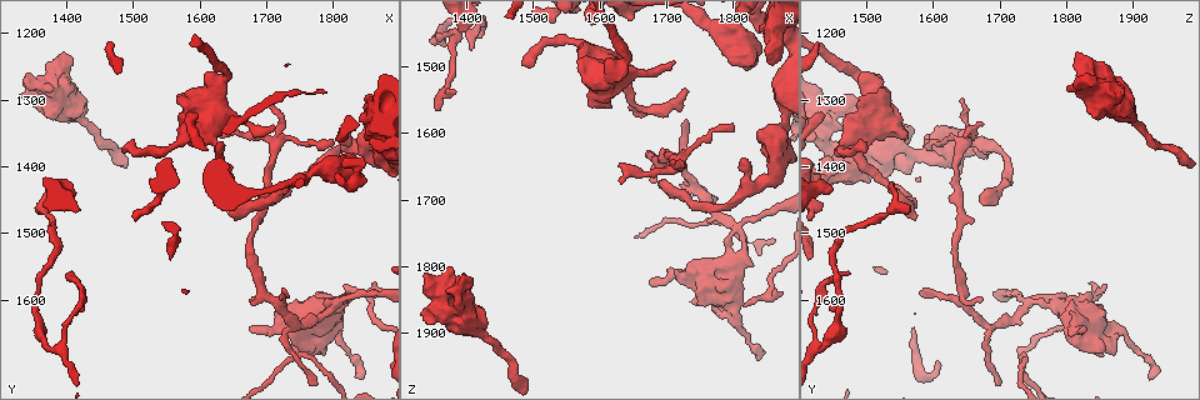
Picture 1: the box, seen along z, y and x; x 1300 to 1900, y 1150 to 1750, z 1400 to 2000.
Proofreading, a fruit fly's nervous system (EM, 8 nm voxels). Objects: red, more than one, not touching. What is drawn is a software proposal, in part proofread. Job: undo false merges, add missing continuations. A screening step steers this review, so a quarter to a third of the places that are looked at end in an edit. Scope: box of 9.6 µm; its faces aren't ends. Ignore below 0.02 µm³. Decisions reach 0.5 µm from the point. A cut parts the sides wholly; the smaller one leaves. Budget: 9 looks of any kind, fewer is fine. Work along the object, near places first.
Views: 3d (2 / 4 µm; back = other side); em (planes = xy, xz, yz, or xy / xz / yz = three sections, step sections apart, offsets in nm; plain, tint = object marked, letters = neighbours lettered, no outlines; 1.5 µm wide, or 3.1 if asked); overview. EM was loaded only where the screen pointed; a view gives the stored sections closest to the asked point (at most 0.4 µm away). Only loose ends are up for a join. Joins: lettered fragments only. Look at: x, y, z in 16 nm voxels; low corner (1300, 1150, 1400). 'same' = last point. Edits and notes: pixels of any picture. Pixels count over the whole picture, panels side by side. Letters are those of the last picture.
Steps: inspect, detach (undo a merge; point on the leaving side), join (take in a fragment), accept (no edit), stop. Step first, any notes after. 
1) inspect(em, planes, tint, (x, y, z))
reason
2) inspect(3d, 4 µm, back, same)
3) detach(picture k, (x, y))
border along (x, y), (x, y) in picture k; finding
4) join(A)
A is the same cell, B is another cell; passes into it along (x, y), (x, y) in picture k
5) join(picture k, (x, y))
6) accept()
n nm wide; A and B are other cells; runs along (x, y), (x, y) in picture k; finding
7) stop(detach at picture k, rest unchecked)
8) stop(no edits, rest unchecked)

inspect(3d, 2 µm, (1730, 1590, 1580))
thin end

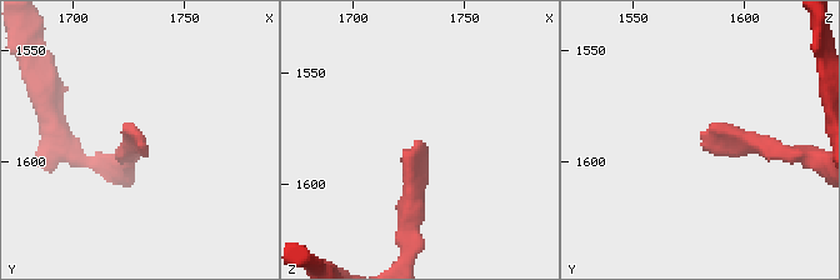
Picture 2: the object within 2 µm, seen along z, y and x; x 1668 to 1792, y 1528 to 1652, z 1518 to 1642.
inspect(em, planes, letters, (1731, 1588, 1582))

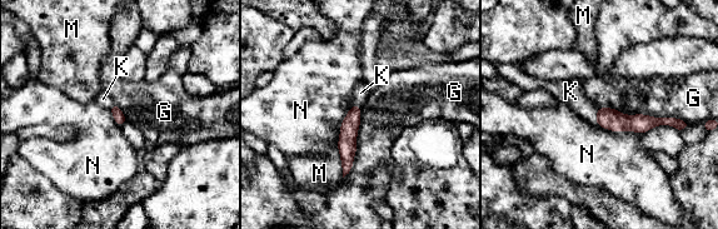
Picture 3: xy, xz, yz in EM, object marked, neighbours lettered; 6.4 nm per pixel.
join(K)
K is the same cell, G, M and N are other cells; passes into it along (611, 119), (597, 114), (571, 91) in picture 3; the cell continues

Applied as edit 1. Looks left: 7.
inspect(overview)
see it whole again

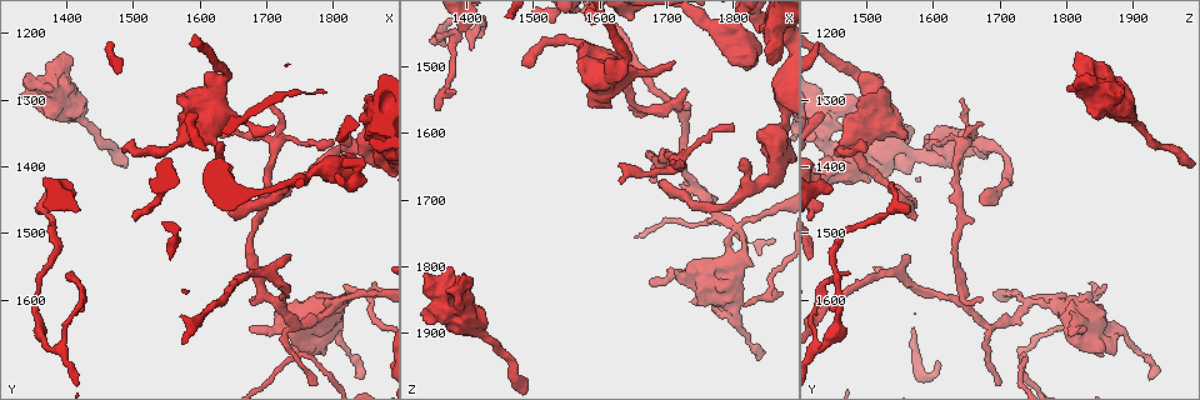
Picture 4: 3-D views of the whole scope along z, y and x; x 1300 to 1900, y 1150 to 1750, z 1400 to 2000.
inspect(em, planes, letters, (1820, 1420, 1500))
stops while still wide

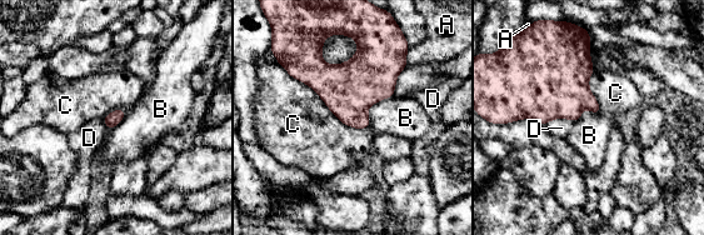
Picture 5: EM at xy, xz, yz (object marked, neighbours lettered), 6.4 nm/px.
accept()
A, B, C and D are other cells; none of them fits

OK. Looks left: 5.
inspect(3d, 4 µm, (1710, 1300, 1645))
thin end

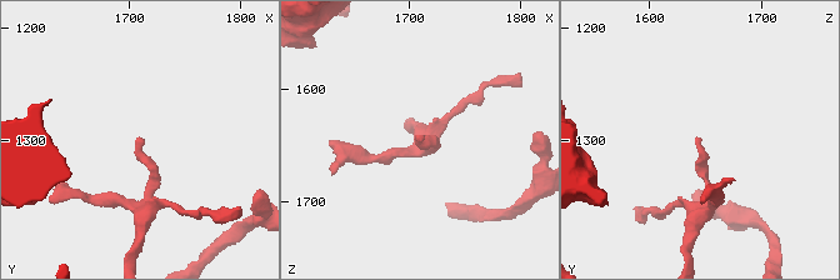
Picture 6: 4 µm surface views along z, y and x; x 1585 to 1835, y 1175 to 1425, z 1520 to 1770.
inspect(em, xz, step 8, letters, (1708, 1298, 1642))

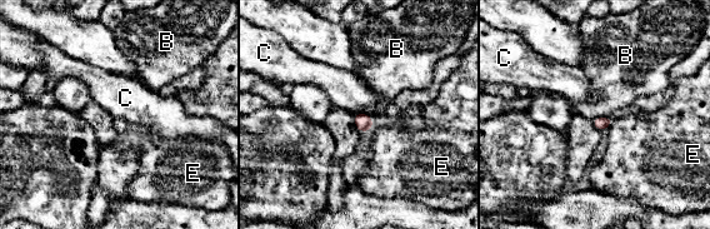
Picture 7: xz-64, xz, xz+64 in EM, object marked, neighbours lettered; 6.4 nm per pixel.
inspect(em, planes, letters, same)

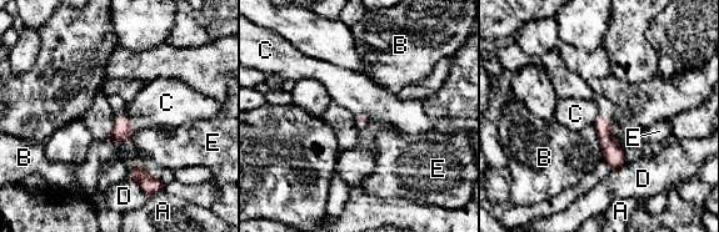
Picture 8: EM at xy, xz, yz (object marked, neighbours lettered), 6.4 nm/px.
accept()
A, B, C, D and E are other cells; border along (597, 117), (592, 124) in picture 8; none of them fits

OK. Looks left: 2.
inspect(em, planes, letters, (1585, 1350, 1555))
stops while still wide

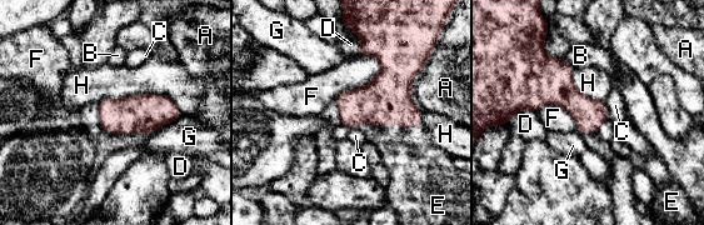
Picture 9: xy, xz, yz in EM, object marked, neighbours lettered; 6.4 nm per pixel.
join(E)
200 nm wide; E is the same cell, A, B, C, D, F, G and H are other cells; passes into it along (387, 99), (382, 124), (407, 154) in picture 9; it goes on there

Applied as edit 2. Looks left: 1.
stop(join at picture 3, join at picture 9, rest unchecked)

